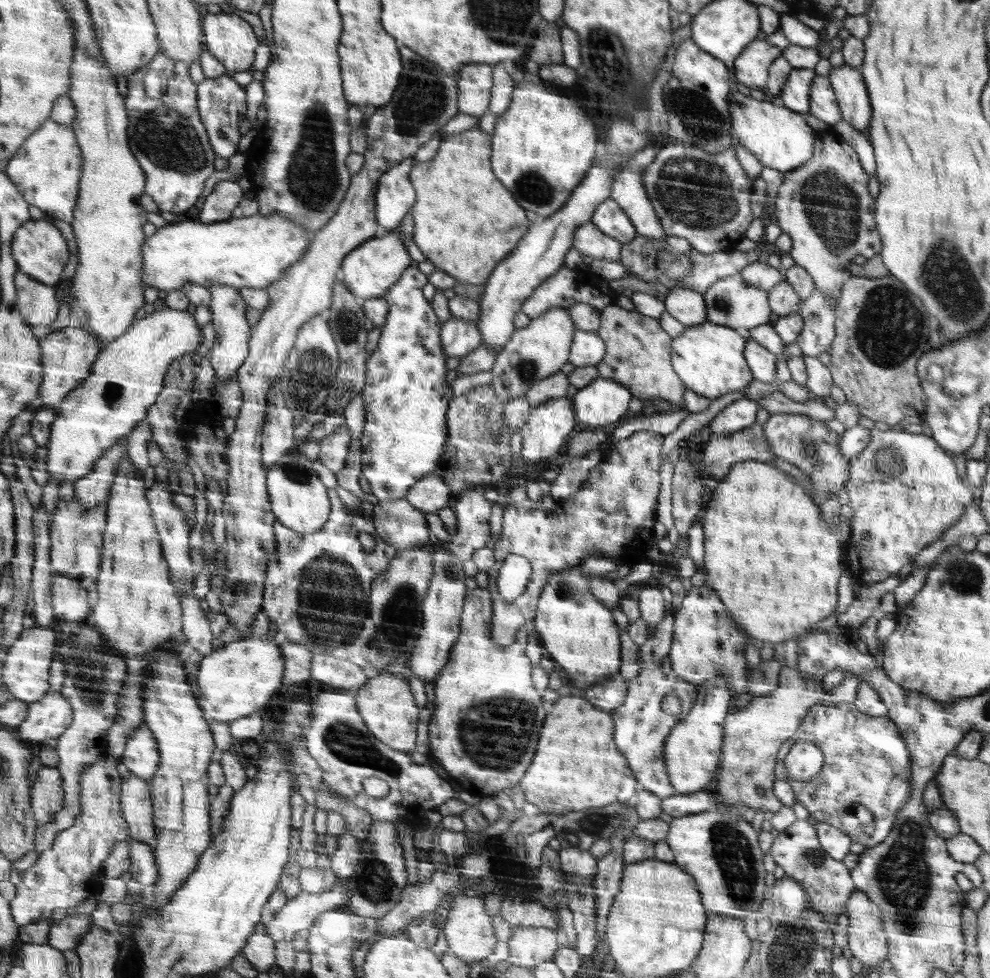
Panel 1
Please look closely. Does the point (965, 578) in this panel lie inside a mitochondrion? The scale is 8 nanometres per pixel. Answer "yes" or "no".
yes

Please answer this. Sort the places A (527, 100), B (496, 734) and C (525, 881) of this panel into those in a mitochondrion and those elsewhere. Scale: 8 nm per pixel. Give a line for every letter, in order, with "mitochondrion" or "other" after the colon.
A: other
B: mitochondrion
C: other

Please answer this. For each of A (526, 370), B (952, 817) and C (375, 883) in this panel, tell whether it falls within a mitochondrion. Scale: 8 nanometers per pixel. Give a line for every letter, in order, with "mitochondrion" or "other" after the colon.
A: mitochondrion
B: other
C: mitochondrion

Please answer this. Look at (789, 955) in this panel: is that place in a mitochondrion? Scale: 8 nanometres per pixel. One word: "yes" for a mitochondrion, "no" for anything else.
yes

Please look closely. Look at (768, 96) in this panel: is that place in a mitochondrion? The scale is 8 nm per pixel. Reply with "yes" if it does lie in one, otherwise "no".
no

